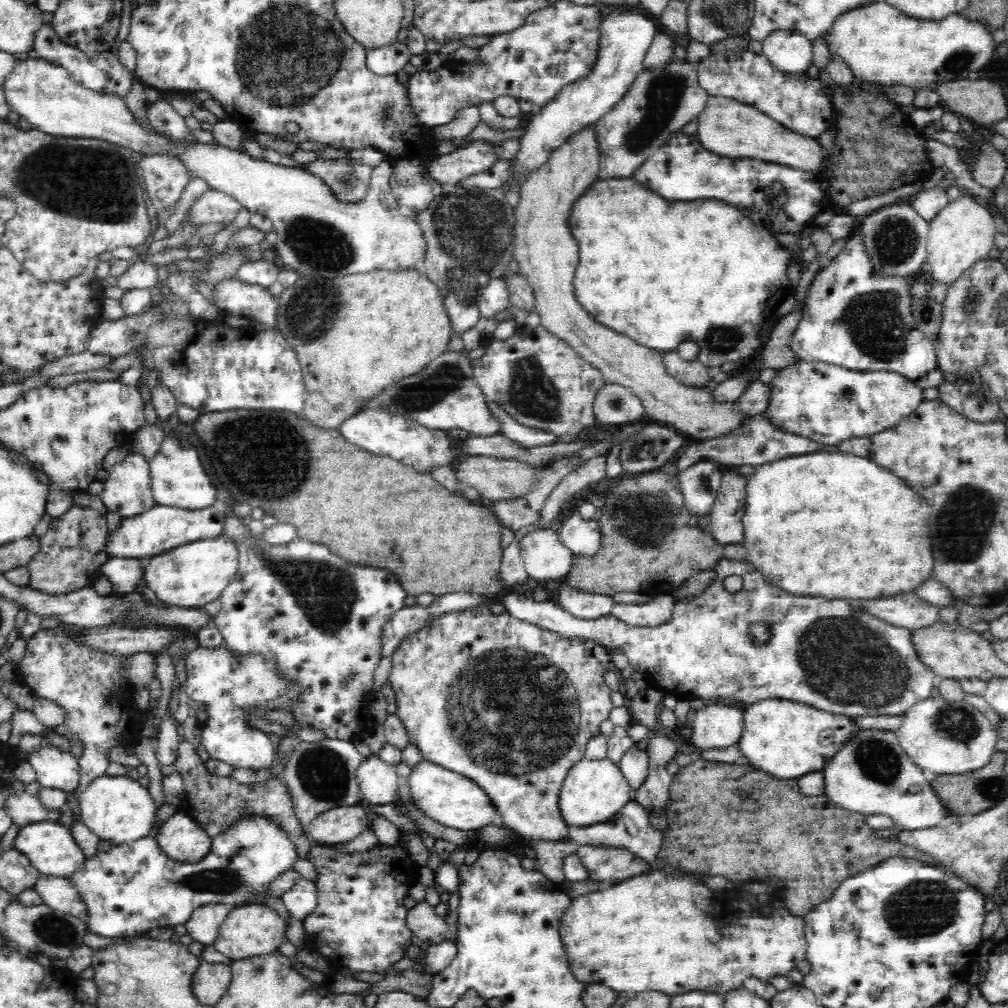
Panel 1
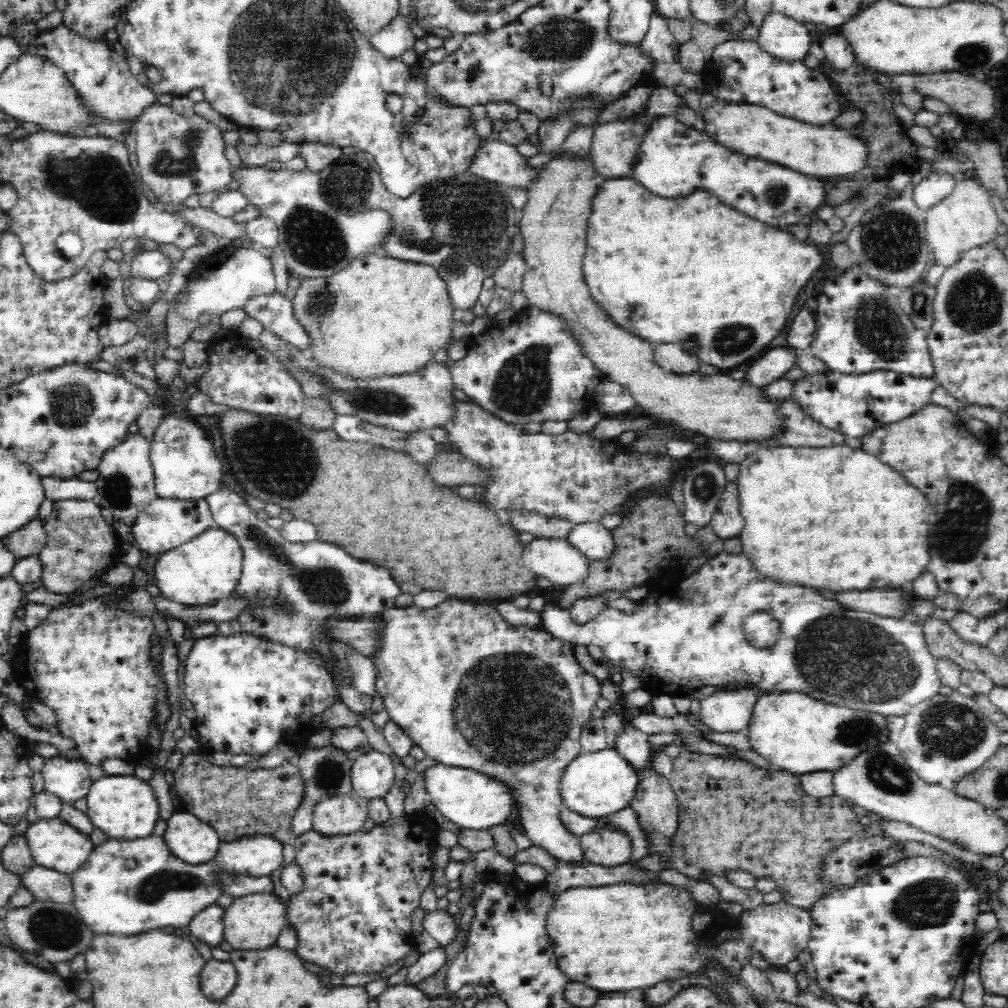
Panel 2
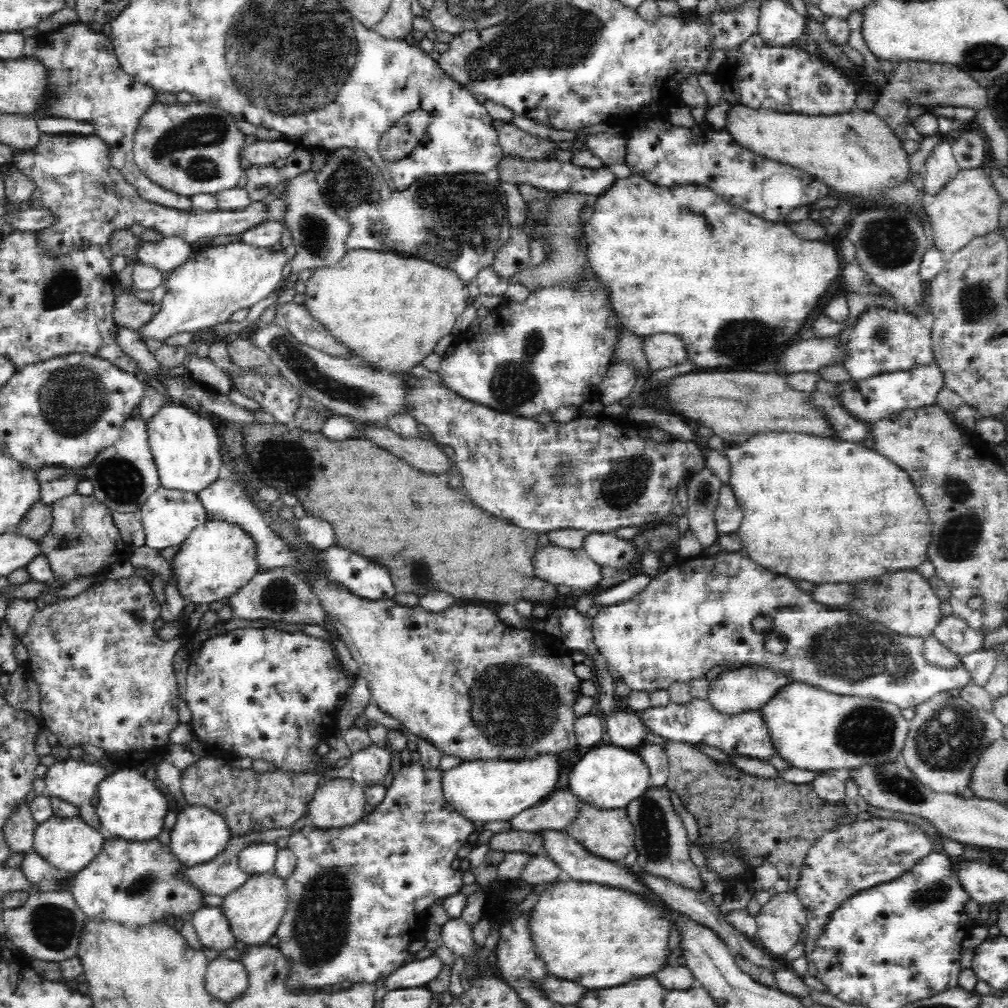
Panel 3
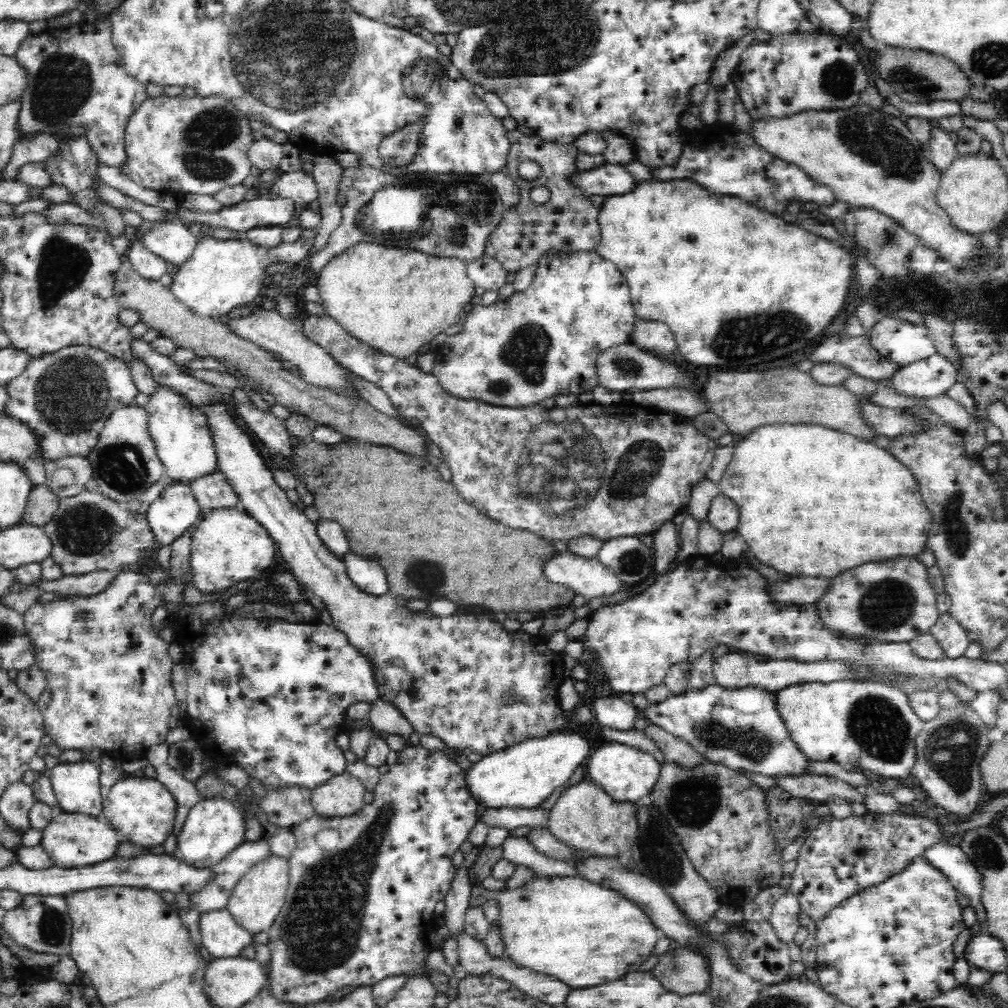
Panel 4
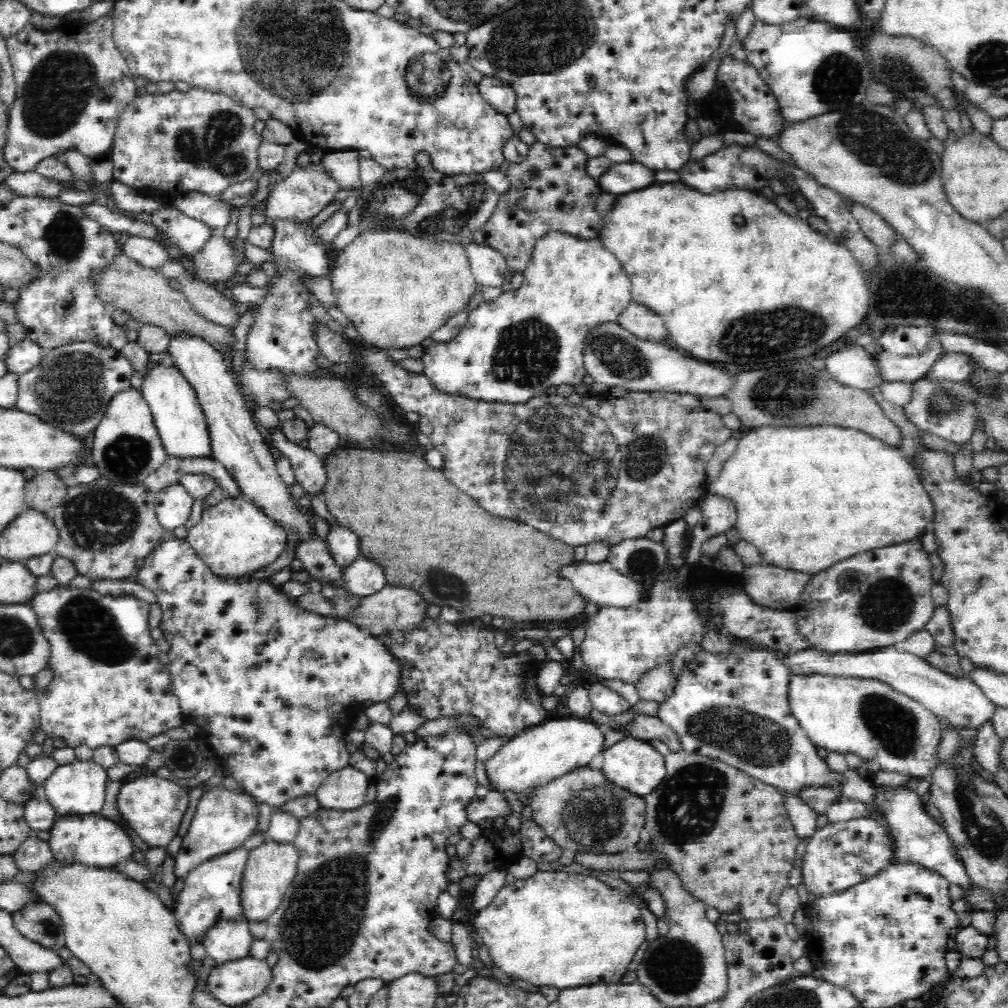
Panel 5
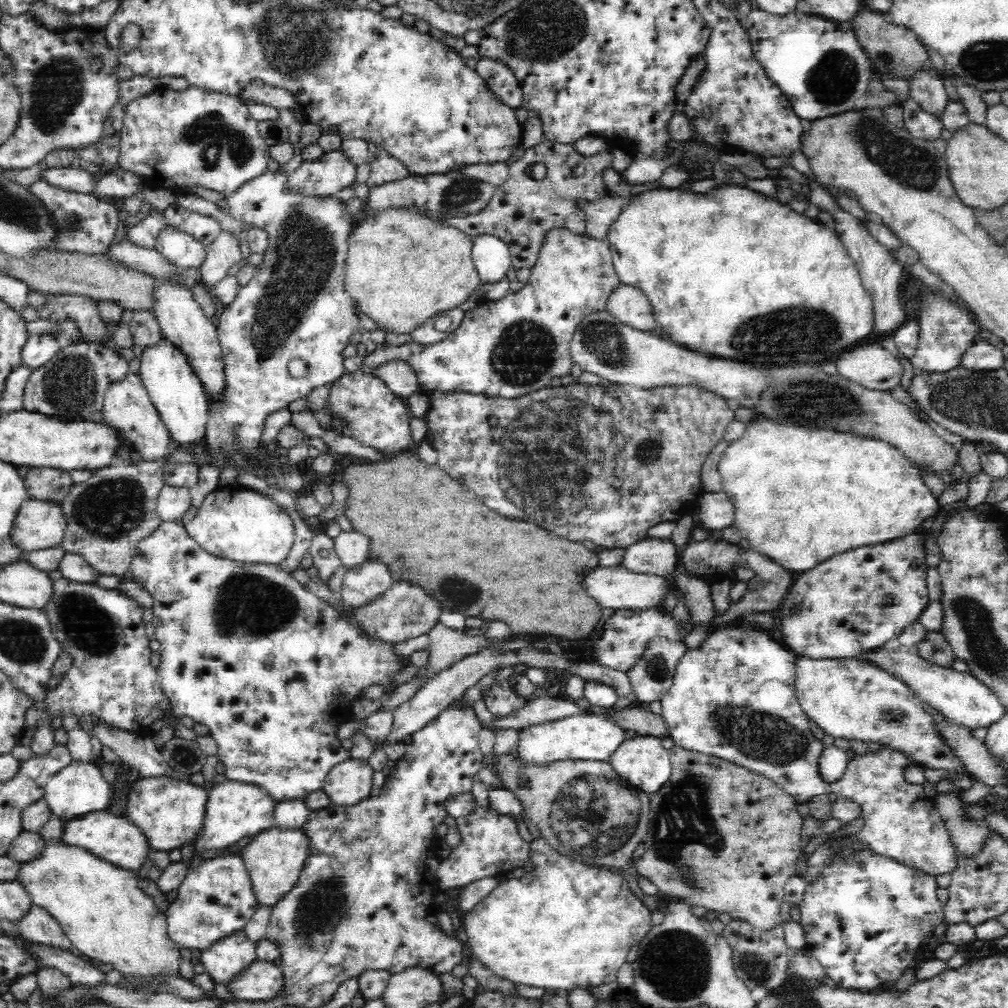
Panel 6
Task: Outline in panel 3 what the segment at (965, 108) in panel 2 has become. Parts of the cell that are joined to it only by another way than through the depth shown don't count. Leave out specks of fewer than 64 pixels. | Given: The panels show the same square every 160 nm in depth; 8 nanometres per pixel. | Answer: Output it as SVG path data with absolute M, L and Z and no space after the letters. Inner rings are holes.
M902 61L896 64L892 72L892 80L877 90L878 100L871 112L881 119L899 136L899 140L907 141L906 126L910 124L908 106L919 104L930 108L934 105L955 106L980 110L988 108L988 97L985 85L977 83L969 74L956 65L920 61Z

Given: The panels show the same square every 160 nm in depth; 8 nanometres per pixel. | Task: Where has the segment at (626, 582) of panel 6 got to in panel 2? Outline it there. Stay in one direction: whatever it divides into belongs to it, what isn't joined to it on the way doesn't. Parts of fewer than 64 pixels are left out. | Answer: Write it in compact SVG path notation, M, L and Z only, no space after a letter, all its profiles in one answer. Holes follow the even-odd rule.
M534 537L525 544L524 566L552 584L574 585L587 577L590 563L576 547L564 538Z

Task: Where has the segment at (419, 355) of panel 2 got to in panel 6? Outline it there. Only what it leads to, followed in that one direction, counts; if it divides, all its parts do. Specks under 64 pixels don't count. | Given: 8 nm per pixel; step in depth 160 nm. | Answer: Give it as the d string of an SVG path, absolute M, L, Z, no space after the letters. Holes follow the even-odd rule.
M390 208L357 223L348 237L344 262L344 286L360 312L374 320L377 329L394 334L412 334L427 320L434 320L444 311L459 307L475 288L481 286L472 263L472 238L456 227L430 222L414 210Z

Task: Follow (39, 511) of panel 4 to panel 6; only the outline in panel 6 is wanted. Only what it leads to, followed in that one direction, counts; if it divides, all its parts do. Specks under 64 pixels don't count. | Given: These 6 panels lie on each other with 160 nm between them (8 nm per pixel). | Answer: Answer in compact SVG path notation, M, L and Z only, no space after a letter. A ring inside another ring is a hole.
M29 467L24 478L28 498L47 503L59 504L68 496L72 485L73 480L69 472L52 467Z

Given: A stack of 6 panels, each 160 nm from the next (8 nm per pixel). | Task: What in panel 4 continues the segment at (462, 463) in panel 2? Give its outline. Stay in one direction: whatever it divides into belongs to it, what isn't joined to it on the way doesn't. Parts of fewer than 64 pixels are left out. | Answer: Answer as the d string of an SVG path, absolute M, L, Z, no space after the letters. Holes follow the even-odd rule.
M125 256L121 257L120 269L115 272L113 292L122 308L135 310L144 324L148 324L149 328L158 328L162 336L172 339L178 347L190 348L196 357L214 356L219 362L240 372L246 372L245 376L272 393L276 403L285 406L290 414L296 413L312 419L318 425L329 426L347 440L391 446L404 454L416 454L418 458L424 458L428 454L426 441L418 432L414 432L413 428L406 428L398 419L378 412L363 398L359 398L359 395L350 396L345 392L333 391L329 387L312 386L299 376L294 376L294 372L286 372L286 366L280 360L274 360L274 354L240 338L240 335L229 329L225 321L196 315L183 303L178 302L168 287L164 287L159 281L142 279Z

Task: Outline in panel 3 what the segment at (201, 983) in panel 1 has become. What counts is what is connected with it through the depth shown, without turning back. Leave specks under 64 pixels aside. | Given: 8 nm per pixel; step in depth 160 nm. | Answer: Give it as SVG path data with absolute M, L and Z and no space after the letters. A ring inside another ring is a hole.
M224 955L211 960L205 972L205 989L218 1002L229 1003L242 996L248 986L243 963Z

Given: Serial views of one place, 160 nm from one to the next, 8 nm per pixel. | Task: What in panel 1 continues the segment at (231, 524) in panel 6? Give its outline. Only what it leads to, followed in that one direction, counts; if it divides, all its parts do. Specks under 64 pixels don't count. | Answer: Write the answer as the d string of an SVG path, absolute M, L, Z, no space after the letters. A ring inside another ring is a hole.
M225 535L178 546L165 553L149 557L143 568L145 586L156 598L174 606L200 609L216 600L239 568L239 552L234 541Z

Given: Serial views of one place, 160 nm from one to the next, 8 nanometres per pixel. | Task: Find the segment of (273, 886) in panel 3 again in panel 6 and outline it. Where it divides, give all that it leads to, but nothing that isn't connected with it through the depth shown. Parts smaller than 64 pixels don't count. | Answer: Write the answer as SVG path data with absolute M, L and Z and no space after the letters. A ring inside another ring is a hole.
M269 827L255 836L238 854L244 859L258 906L266 905L272 908L298 882L308 856L308 839L302 830Z

